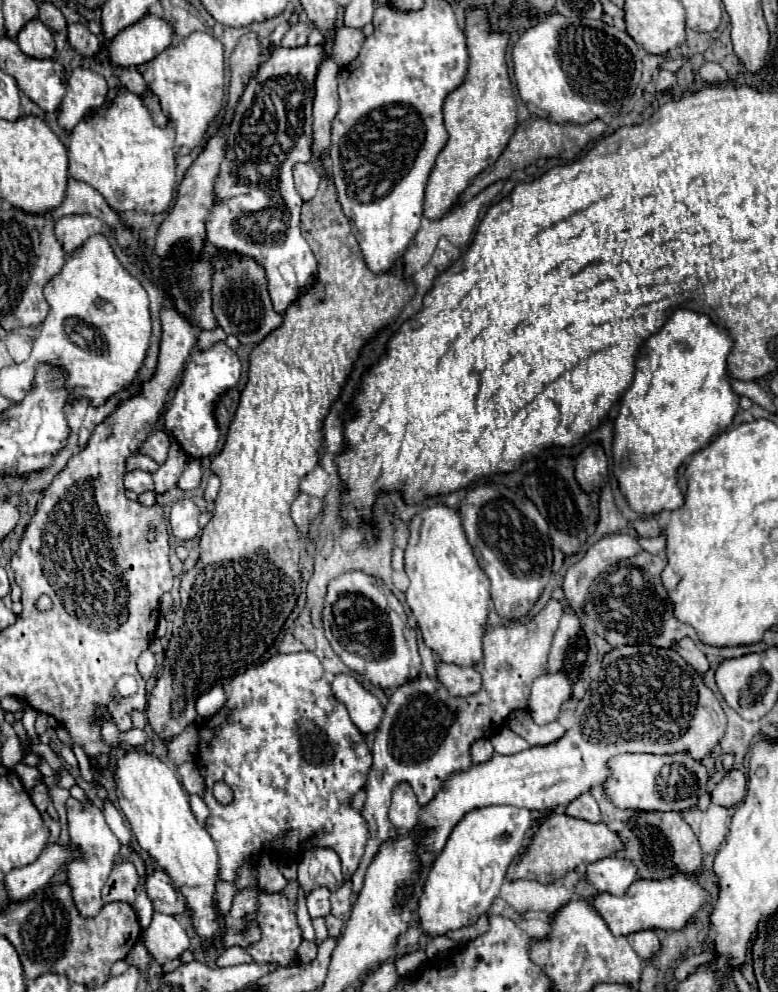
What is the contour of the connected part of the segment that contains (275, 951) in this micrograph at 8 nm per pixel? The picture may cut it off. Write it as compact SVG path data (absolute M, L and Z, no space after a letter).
M259 890L259 908L257 908L257 924L261 928L261 940L249 944L245 950L251 954L255 964L277 964L279 968L289 968L299 962L297 948L303 942L303 934L297 922L297 902L287 898L281 892L265 892Z

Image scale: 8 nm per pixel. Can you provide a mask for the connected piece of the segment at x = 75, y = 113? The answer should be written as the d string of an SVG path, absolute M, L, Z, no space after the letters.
M75 68L67 92L61 100L57 122L65 132L71 132L75 124L91 118L97 108L103 106L107 96L107 82L103 76L91 72L89 68Z

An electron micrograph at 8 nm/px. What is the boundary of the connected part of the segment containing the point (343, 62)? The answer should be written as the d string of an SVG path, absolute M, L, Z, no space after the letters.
M341 26L337 30L337 36L335 36L335 44L333 44L333 50L335 50L335 62L339 66L347 66L351 60L355 60L355 56L359 54L361 46L363 46L363 32L361 30L355 30L355 28L345 28Z

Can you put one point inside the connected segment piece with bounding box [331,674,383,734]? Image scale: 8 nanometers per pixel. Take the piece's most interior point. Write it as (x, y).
(365, 711)

